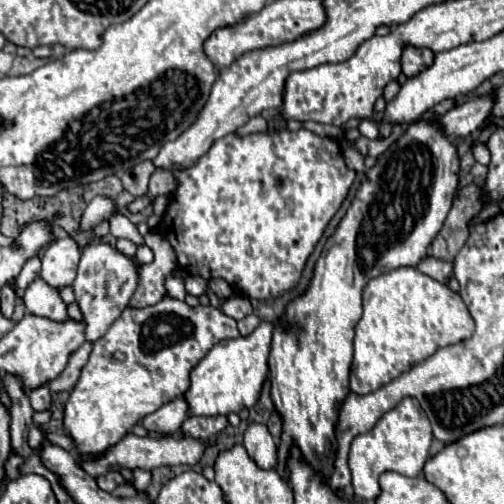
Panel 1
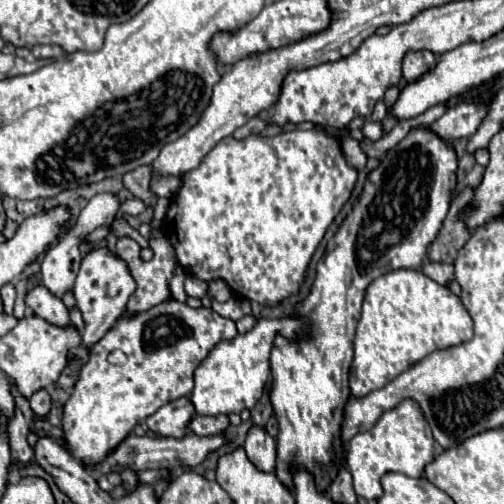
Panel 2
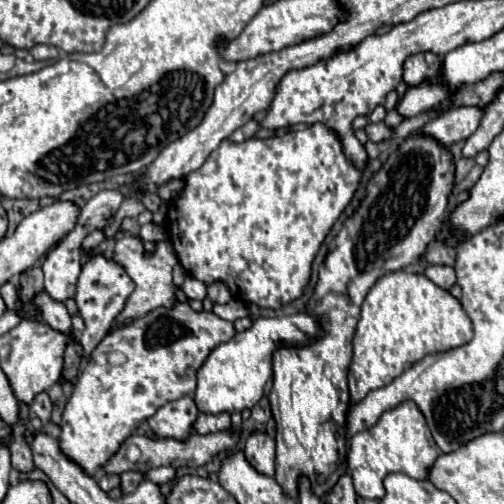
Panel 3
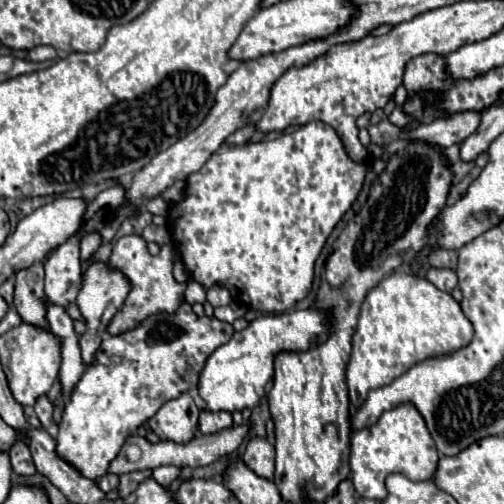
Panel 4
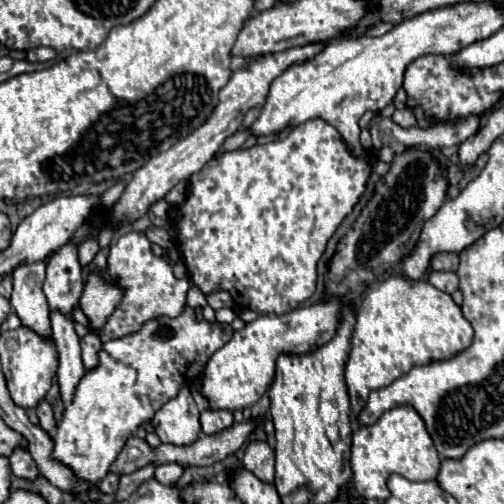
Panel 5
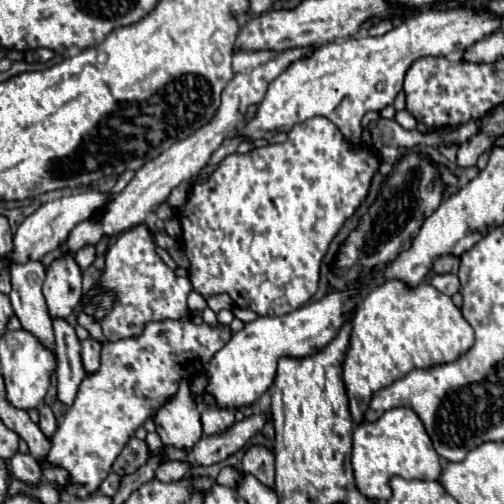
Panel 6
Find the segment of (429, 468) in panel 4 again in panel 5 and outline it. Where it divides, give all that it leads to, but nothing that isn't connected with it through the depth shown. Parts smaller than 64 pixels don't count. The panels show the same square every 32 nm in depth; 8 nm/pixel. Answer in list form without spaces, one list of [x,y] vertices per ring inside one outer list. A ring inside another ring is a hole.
[[[396,406],[384,412],[376,424],[360,426],[352,434],[352,484],[364,498],[386,500],[388,478],[400,474],[408,480],[436,480],[440,472],[440,456],[424,428],[422,418],[412,406]]]

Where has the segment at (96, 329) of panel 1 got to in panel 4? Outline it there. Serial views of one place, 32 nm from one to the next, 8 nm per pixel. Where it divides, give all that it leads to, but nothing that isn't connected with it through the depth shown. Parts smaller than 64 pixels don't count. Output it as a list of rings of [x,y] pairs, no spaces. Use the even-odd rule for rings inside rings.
[[[90,262],[84,276],[82,276],[82,290],[78,294],[78,308],[82,316],[86,318],[86,334],[80,336],[80,348],[82,348],[82,360],[86,366],[94,364],[96,360],[96,350],[102,344],[102,336],[106,334],[106,326],[112,320],[112,316],[120,310],[126,294],[130,292],[130,284],[124,280],[124,276],[116,270],[110,270],[106,264],[100,262]]]

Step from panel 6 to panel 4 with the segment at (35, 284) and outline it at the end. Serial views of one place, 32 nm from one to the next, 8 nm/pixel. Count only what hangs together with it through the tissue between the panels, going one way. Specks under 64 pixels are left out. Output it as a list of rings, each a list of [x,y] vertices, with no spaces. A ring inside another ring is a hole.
[[[36,262],[16,272],[14,284],[14,308],[22,322],[40,330],[48,328],[46,322],[46,298],[44,298],[44,264]]]

